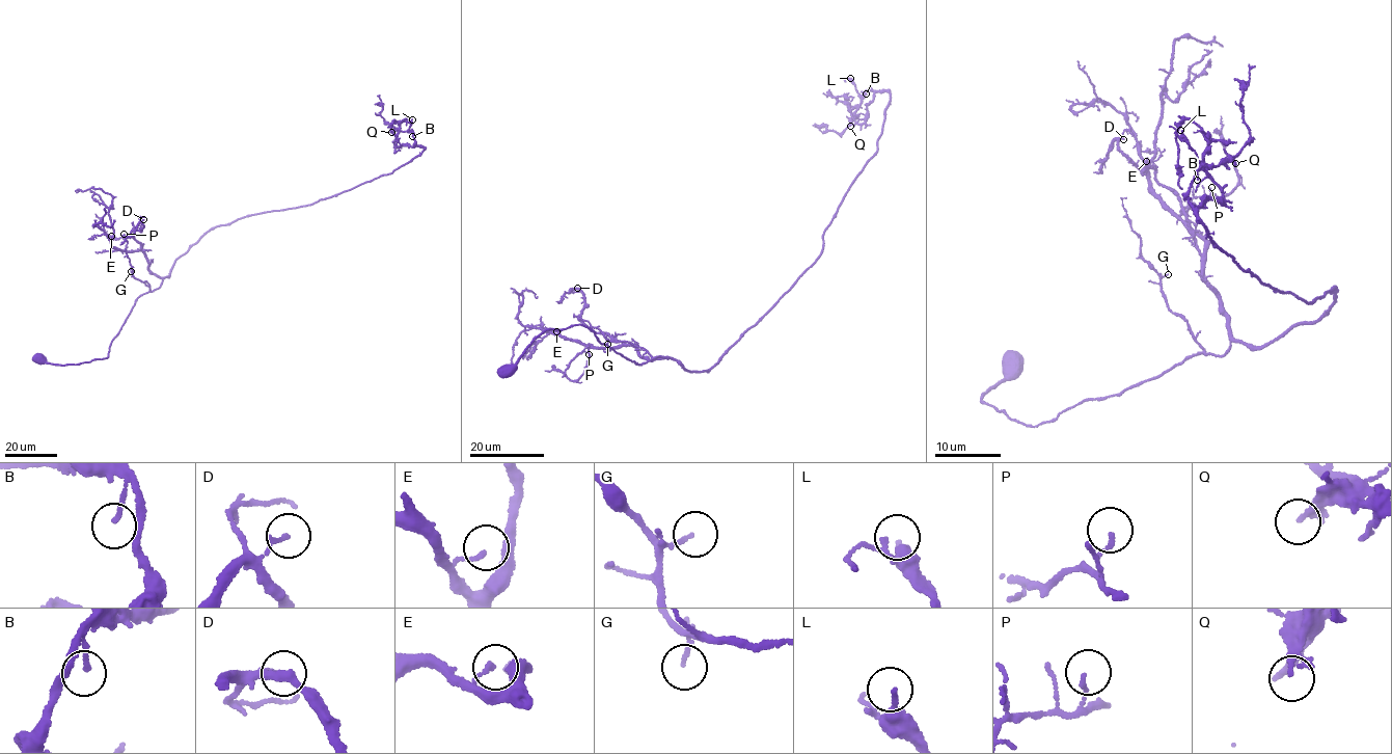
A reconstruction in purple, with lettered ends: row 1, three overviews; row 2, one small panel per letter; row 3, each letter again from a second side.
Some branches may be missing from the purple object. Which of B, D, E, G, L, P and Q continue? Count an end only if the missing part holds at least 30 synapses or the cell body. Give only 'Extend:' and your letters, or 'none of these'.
Extend: none of these

